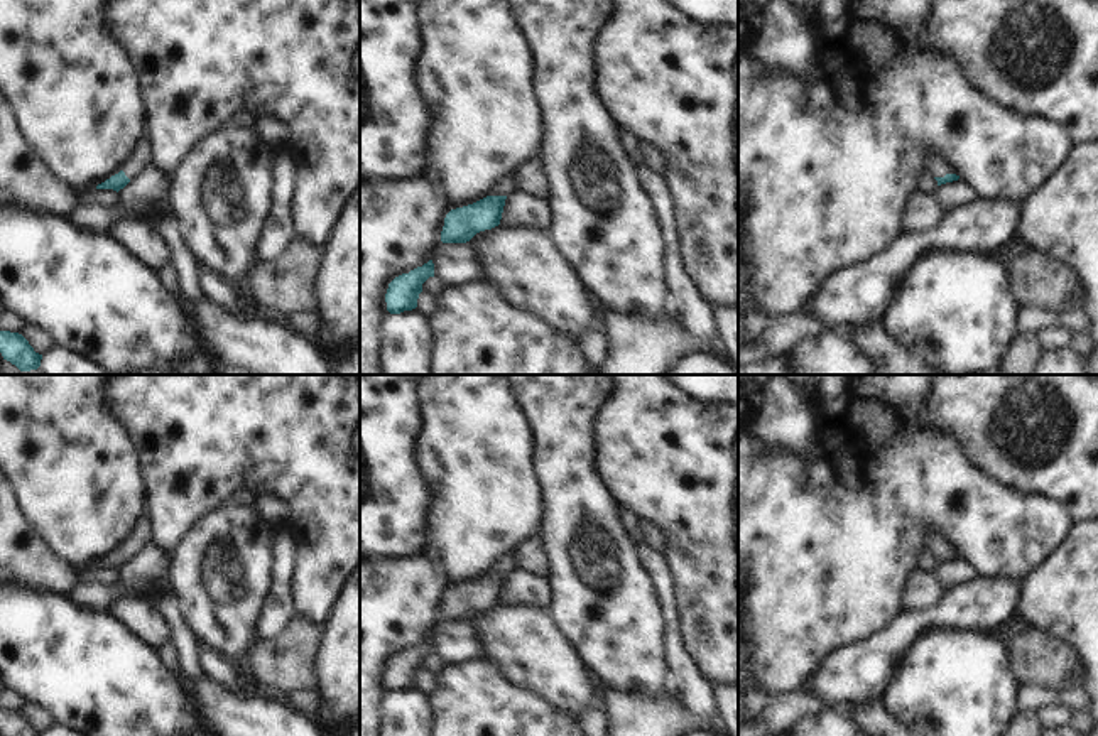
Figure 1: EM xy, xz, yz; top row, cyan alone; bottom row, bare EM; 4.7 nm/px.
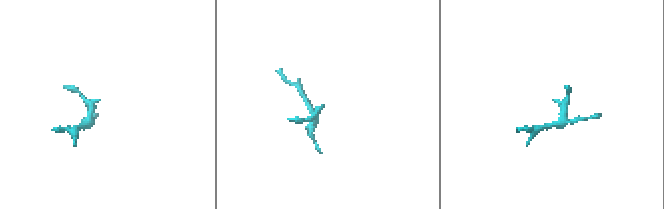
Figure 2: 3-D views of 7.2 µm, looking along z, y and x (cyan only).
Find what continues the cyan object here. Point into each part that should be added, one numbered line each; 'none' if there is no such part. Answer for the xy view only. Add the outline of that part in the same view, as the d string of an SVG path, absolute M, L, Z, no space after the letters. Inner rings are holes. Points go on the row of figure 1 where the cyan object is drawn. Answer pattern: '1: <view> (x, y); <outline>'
1: xy (144, 156); M145 135L133 154L133 157L122 169L125 176L133 181L145 167L154 164L154 147L152 138Z

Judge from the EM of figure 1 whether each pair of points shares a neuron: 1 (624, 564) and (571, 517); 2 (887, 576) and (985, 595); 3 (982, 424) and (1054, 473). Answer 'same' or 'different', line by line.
1: same
2: different
3: same

